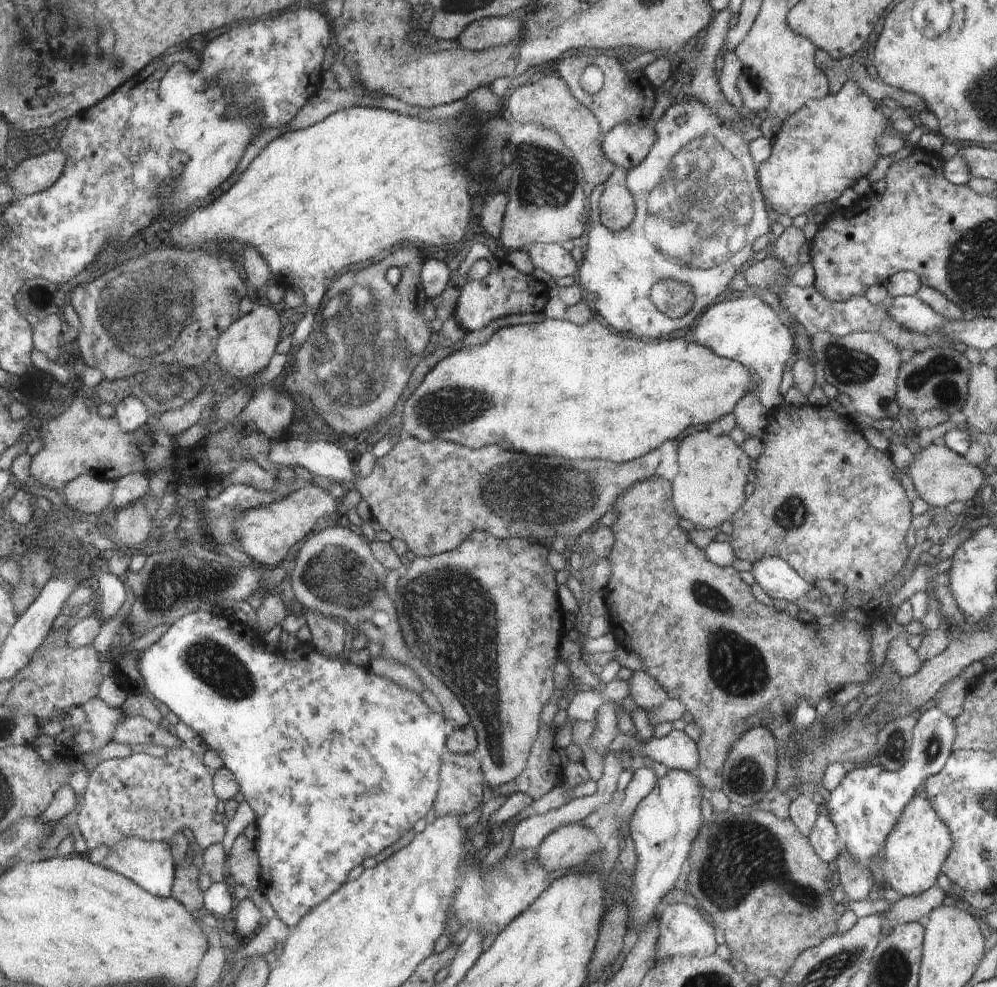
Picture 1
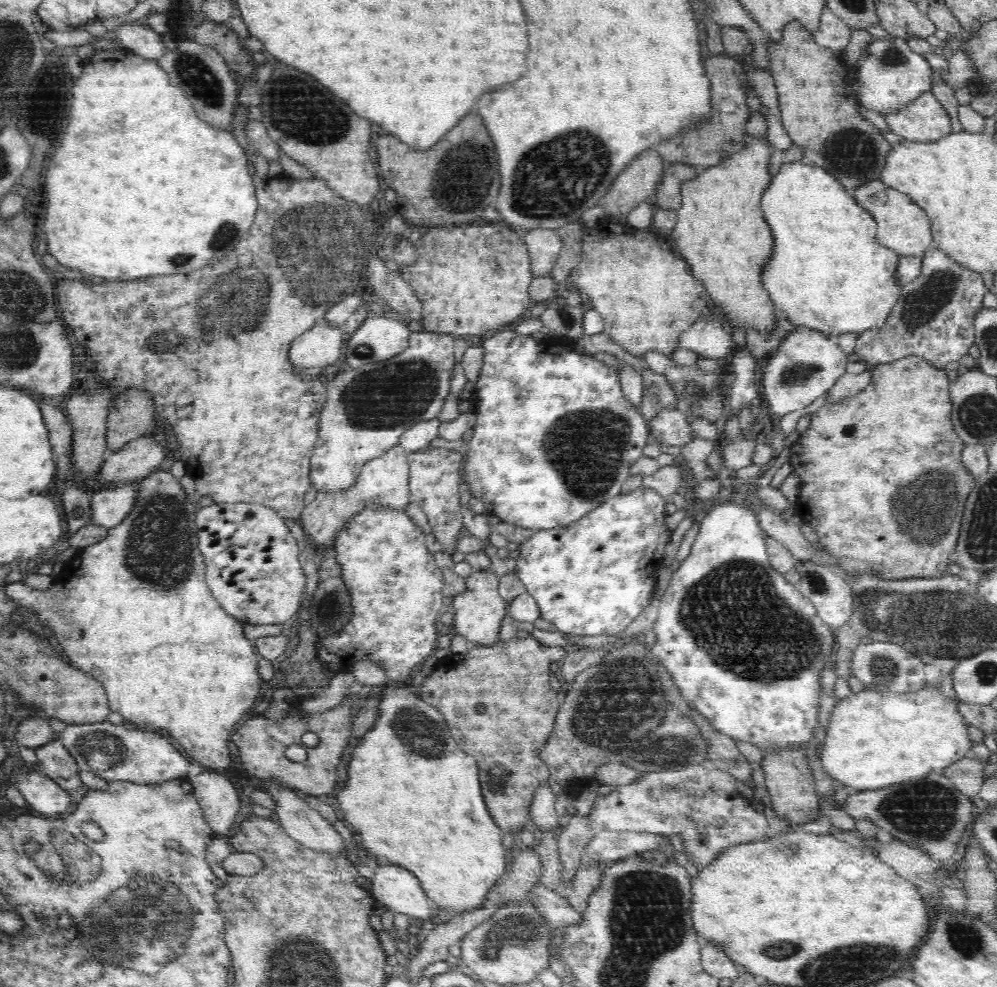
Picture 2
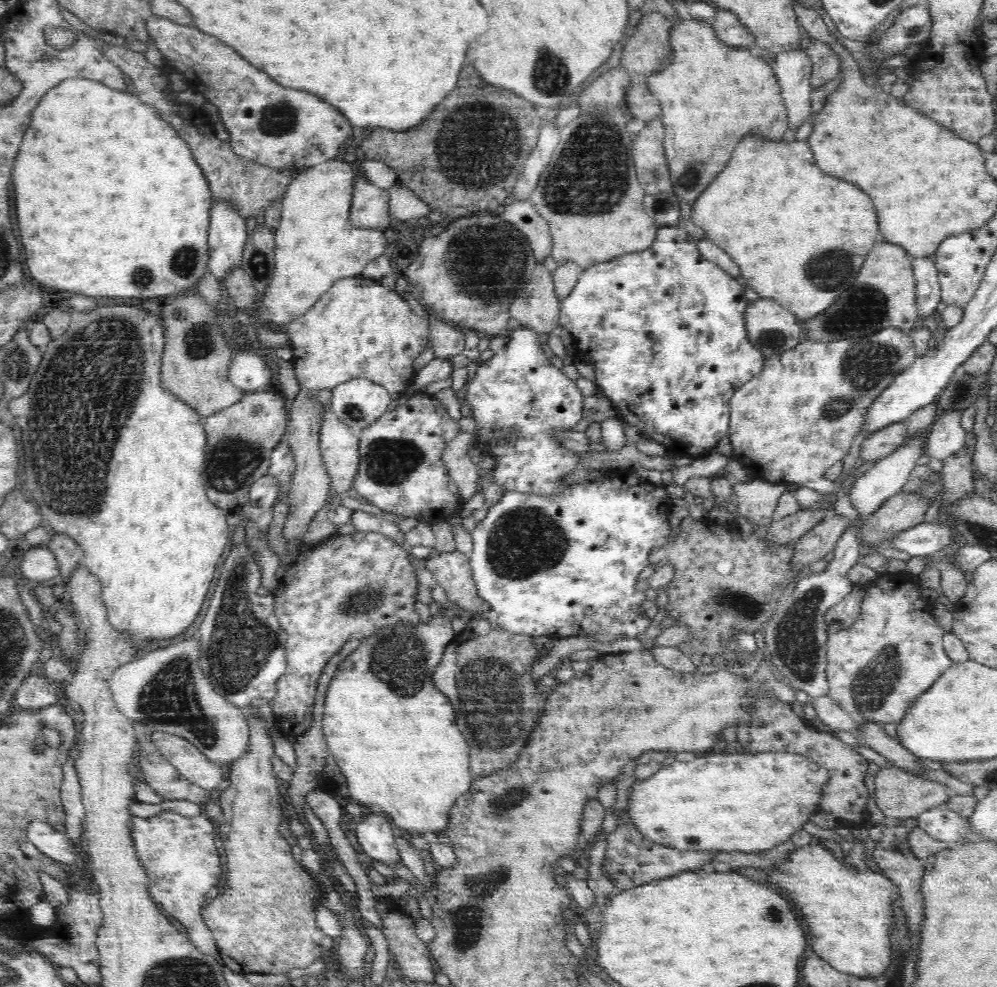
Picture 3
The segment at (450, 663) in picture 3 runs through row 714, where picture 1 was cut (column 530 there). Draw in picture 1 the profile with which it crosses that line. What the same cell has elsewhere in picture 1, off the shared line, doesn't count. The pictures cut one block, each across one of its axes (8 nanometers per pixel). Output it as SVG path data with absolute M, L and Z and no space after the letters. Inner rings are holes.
M409 437L397 442L386 456L376 459L372 474L367 477L356 476L340 484L346 491L358 490L370 506L372 520L377 520L383 530L393 538L406 542L416 556L426 557L438 552L454 550L474 530L490 530L490 534L500 539L520 537L544 541L551 536L563 536L571 548L577 548L578 536L584 530L588 532L588 528L594 526L594 522L630 485L648 476L656 475L656 468L661 458L660 450L652 450L642 458L635 458L625 463L607 460L564 460L564 458L546 458L546 456L536 458L528 454L514 454L502 450L500 446L470 450L442 439L423 443Z

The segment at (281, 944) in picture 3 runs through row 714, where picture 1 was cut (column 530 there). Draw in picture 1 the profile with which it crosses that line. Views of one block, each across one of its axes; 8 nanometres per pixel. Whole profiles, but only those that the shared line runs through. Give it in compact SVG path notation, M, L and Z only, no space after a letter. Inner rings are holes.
M536 242L526 249L535 268L548 272L554 278L573 276L576 264L570 256L570 251L558 243Z

